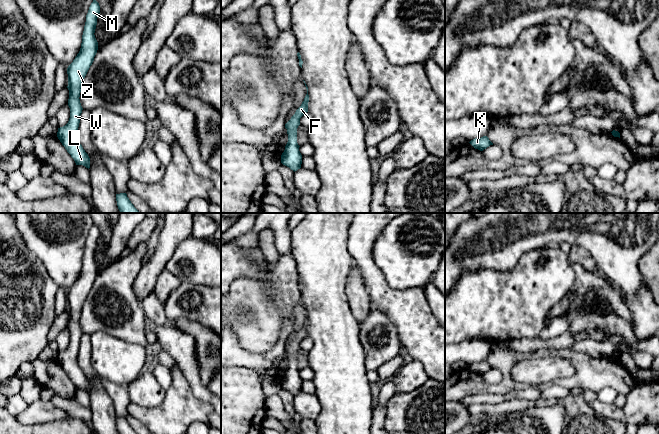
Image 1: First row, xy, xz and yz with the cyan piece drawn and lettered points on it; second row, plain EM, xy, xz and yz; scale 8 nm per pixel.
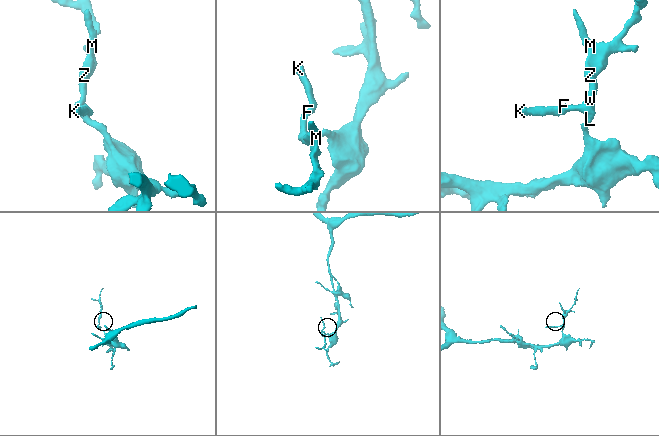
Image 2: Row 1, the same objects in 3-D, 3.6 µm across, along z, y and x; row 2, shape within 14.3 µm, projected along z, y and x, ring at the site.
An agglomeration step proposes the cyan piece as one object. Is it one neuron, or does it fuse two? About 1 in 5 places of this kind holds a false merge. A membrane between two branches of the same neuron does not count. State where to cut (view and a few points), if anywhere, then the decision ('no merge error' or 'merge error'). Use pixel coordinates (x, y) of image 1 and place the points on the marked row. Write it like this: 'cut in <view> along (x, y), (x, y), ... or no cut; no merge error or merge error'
no cut; no merge error

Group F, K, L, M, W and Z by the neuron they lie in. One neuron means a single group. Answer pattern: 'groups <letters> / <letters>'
groups F K L M W Z

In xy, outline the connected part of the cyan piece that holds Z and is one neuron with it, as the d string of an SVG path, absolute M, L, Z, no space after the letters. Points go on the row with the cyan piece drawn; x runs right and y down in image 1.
M93 0L86 15L80 51L67 68L70 118L65 126L58 128L57 132L58 139L76 165L83 165L88 169L90 168L90 158L77 138L80 115L83 110L79 97L84 78L98 50L98 42L94 33L99 13L99 3Z

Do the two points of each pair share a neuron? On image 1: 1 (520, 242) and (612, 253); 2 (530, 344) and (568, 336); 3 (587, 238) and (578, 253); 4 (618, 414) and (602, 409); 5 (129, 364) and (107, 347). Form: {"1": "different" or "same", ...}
{"1": "same", "2": "same", "3": "different", "4": "same", "5": "same"}

